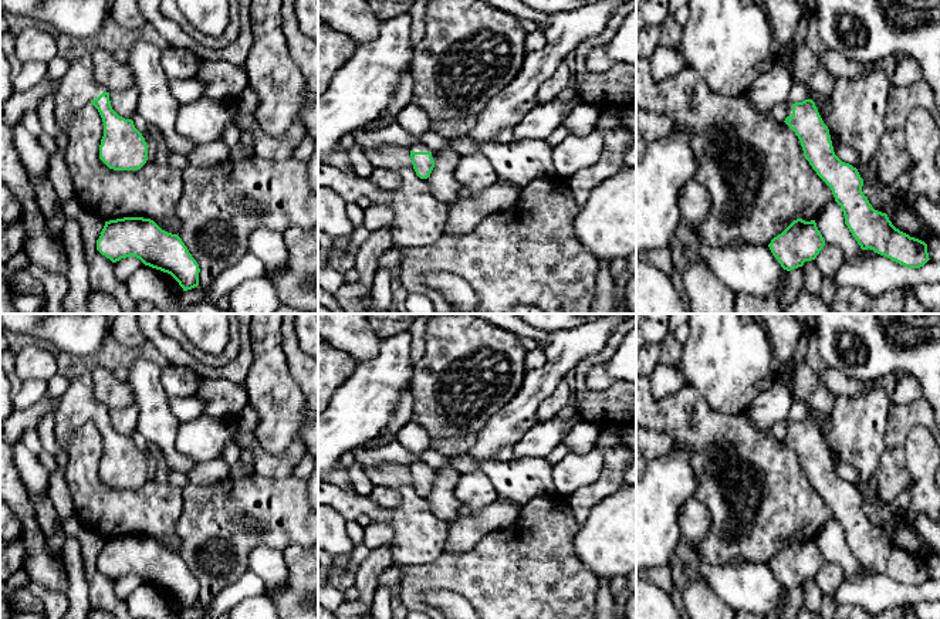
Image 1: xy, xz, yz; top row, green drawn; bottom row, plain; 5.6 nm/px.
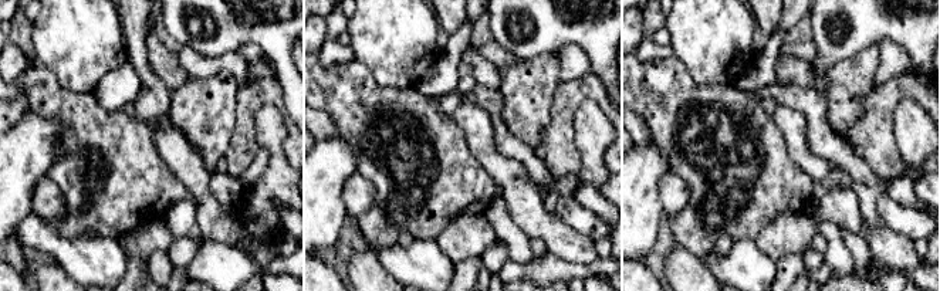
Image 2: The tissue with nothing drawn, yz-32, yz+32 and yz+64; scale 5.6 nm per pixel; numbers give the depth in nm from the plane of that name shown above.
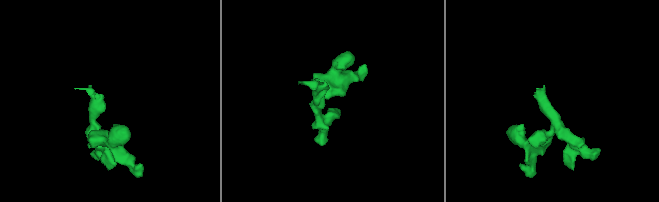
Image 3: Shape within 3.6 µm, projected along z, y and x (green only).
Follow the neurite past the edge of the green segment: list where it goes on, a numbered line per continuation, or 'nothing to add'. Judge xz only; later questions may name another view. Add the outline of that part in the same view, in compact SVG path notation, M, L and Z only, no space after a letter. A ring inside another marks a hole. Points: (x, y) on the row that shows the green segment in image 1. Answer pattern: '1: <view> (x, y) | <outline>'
1: xz (418, 146) | M415 143L415 145L410 148L410 150L413 150L413 152L430 152L433 160L436 160L436 156L437 156L436 152L430 150L430 149L429 149L427 146L425 146L423 143Z

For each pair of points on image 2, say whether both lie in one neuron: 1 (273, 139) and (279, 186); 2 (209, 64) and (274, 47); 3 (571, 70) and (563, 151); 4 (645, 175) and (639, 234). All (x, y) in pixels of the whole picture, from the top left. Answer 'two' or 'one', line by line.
1: one
2: two
3: two
4: one

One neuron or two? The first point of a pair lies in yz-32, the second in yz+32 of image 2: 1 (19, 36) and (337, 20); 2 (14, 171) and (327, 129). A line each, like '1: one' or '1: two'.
1: one
2: two

